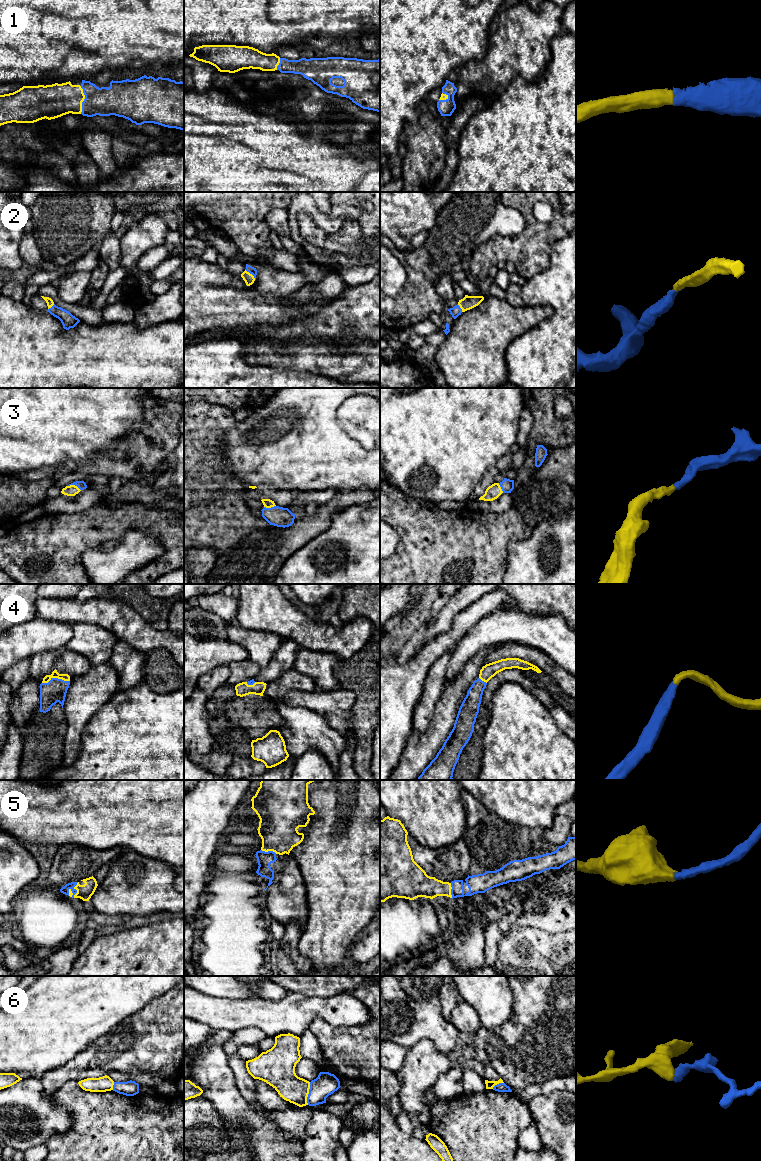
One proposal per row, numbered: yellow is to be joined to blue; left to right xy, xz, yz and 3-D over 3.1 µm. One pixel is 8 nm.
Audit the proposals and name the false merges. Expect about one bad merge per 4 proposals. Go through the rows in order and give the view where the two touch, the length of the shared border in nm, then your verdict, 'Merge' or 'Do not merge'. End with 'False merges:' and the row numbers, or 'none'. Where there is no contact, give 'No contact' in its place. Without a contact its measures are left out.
1: Touches blue in xy. Shared border 220 nm. Merge
2: Touches blue in xz. Shared border 120 nm. Merge
3: Touches blue in xy. Shared border 110 nm. Merge
4: Touches blue in xy. Shared border 220 nm. Merge
5: Touches blue in xy. Shared border 140 nm. Merge
6: Touches blue in xz. Shared border 190 nm. Do not merge
False merges: 6

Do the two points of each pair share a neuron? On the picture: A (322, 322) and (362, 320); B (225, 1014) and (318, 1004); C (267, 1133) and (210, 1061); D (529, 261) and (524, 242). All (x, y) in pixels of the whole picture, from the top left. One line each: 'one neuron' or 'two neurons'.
A: one neuron
B: one neuron
C: one neuron
D: one neuron

